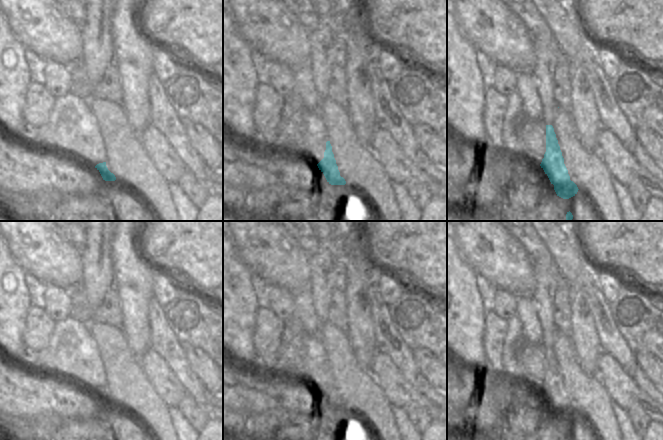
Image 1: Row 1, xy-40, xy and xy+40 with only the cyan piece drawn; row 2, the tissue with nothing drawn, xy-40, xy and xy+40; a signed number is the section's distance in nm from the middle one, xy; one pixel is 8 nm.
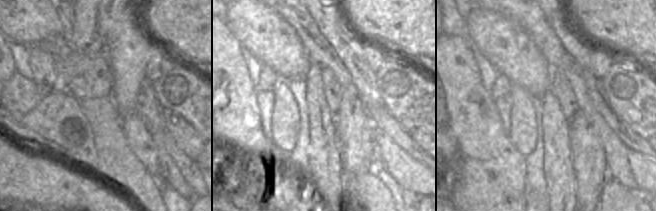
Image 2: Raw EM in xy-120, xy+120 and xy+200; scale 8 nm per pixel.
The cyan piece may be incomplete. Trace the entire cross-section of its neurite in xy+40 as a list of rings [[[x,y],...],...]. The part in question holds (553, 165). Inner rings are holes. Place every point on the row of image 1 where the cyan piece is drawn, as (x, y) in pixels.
[[[555,40],[553,43],[549,41],[534,41],[534,76],[542,104],[540,121],[546,125],[546,152],[542,160],[536,158],[533,162],[539,164],[544,170],[551,184],[554,185],[557,196],[569,199],[575,196],[579,189],[570,180],[552,126],[552,122],[559,109],[552,94],[554,72],[558,64],[565,59]]]

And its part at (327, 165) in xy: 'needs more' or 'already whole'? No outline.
already whole

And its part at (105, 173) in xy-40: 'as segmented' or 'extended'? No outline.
as segmented

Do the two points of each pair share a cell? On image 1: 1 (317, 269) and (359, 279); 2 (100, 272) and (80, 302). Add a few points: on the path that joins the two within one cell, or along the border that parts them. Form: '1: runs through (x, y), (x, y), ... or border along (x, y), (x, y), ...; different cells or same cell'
1: border along (346, 252), (347, 265), (343, 288); different cells
2: border along (81, 285), (85, 301), (92, 310); different cells

